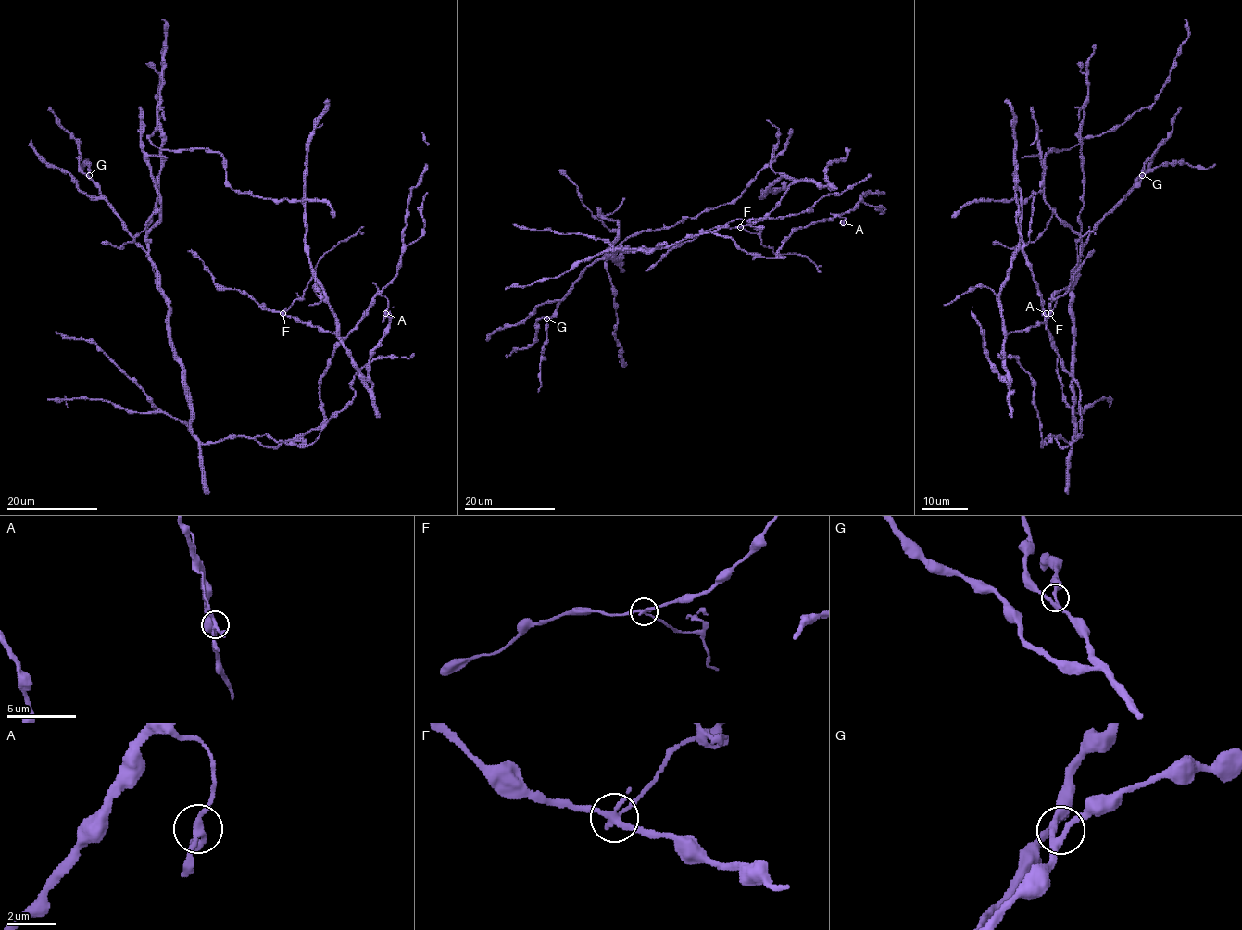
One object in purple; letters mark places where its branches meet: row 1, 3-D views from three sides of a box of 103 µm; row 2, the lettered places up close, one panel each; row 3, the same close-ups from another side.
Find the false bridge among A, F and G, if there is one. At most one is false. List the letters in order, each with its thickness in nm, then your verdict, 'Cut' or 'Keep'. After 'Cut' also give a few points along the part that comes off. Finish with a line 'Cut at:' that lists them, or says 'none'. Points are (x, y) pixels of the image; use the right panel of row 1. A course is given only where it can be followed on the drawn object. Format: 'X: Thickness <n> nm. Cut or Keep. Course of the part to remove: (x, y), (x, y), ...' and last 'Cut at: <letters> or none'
A: Thickness 200 nm. Keep
F: Thickness 220 nm. Cut. Course of the part to remove: (1049, 313), (1057, 298), (1064, 294), (1071, 284), (1071, 272), (1077, 260), (1076, 244), (1088, 231), (1096, 233)
G: Thickness 240 nm. Keep
Cut at: F

